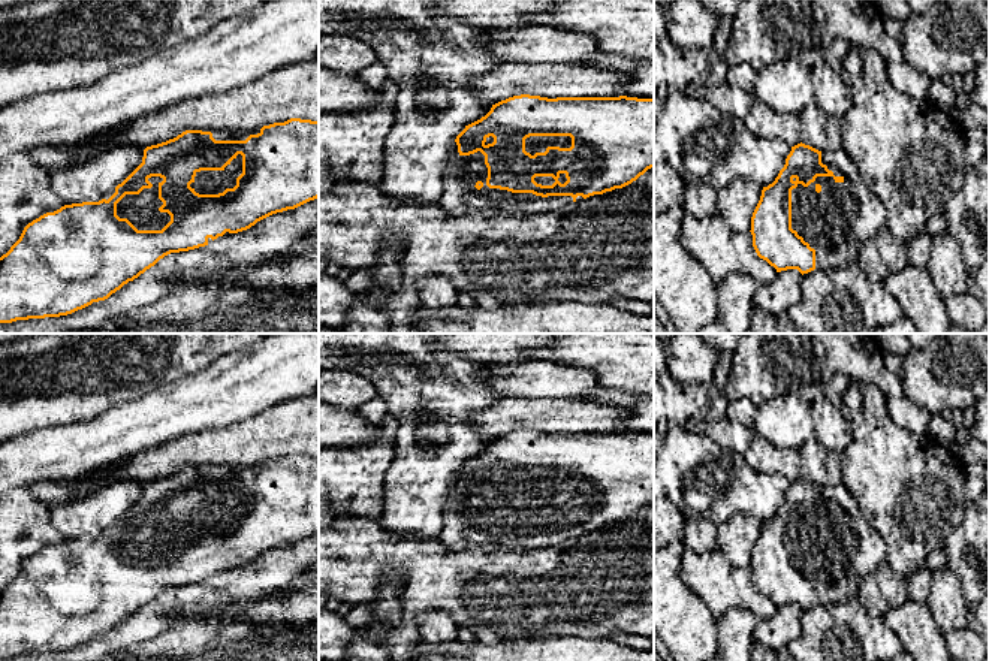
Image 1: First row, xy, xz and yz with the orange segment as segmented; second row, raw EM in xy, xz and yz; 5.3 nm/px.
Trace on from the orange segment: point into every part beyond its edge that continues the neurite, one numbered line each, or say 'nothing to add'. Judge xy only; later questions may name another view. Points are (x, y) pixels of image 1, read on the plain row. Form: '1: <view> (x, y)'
1: xy (141, 545)

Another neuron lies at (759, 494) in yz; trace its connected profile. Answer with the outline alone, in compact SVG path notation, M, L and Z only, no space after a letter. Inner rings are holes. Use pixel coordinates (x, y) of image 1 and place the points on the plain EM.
M669 423L654 456L654 498L672 501L685 519L705 517L717 526L735 513L750 513L762 522L775 516L790 489L781 474L753 470L744 455L721 447L706 434Z

